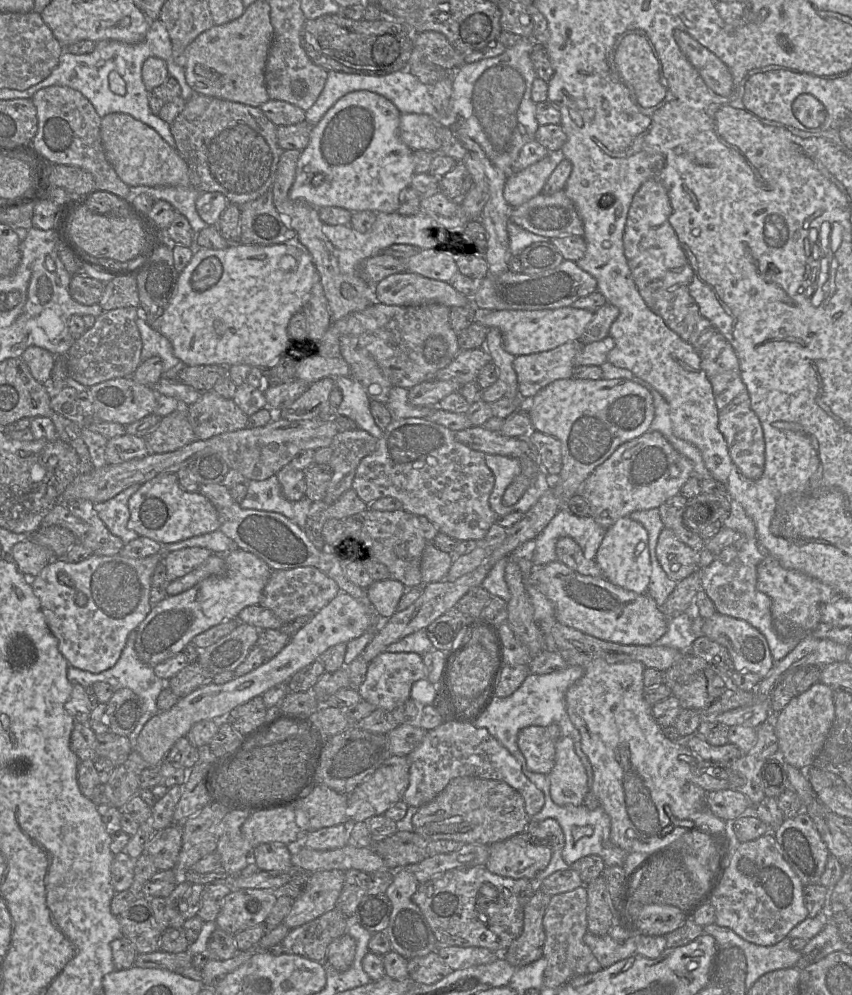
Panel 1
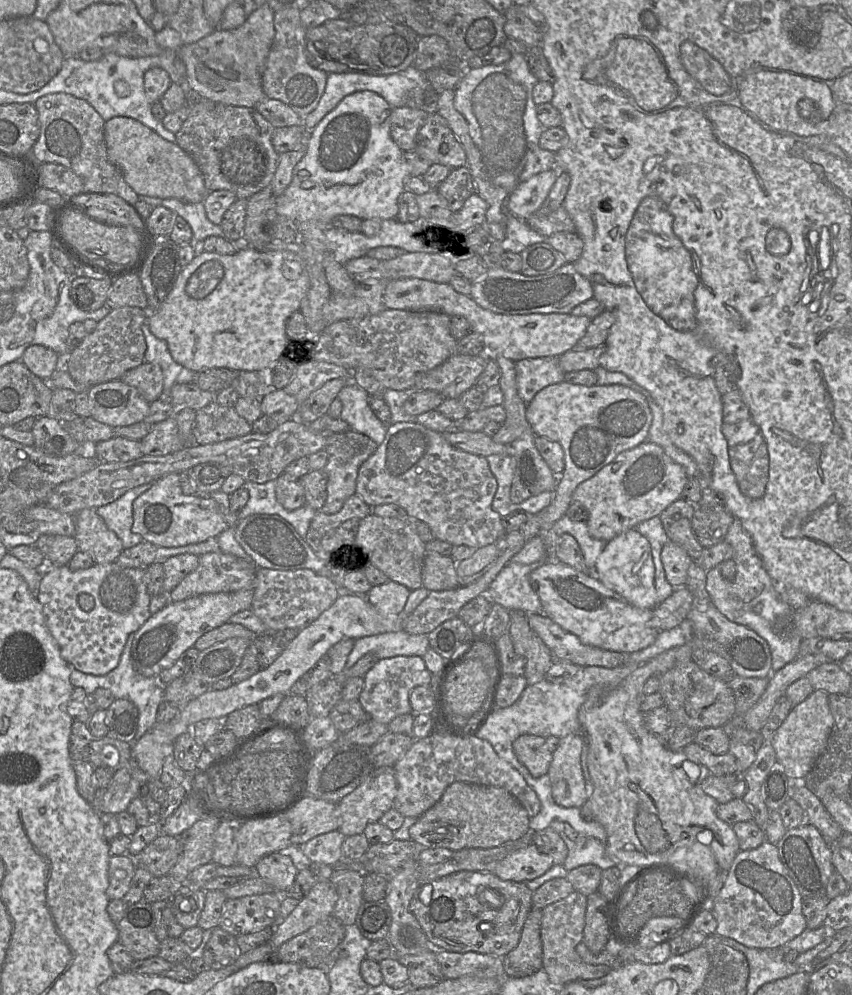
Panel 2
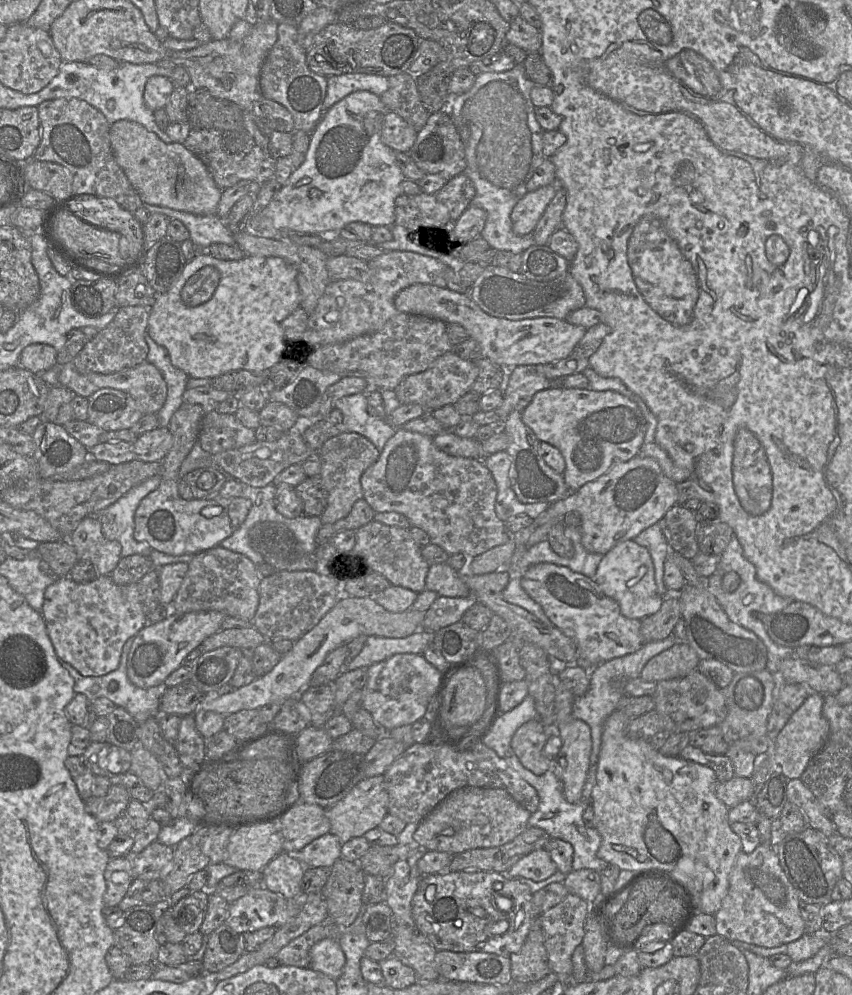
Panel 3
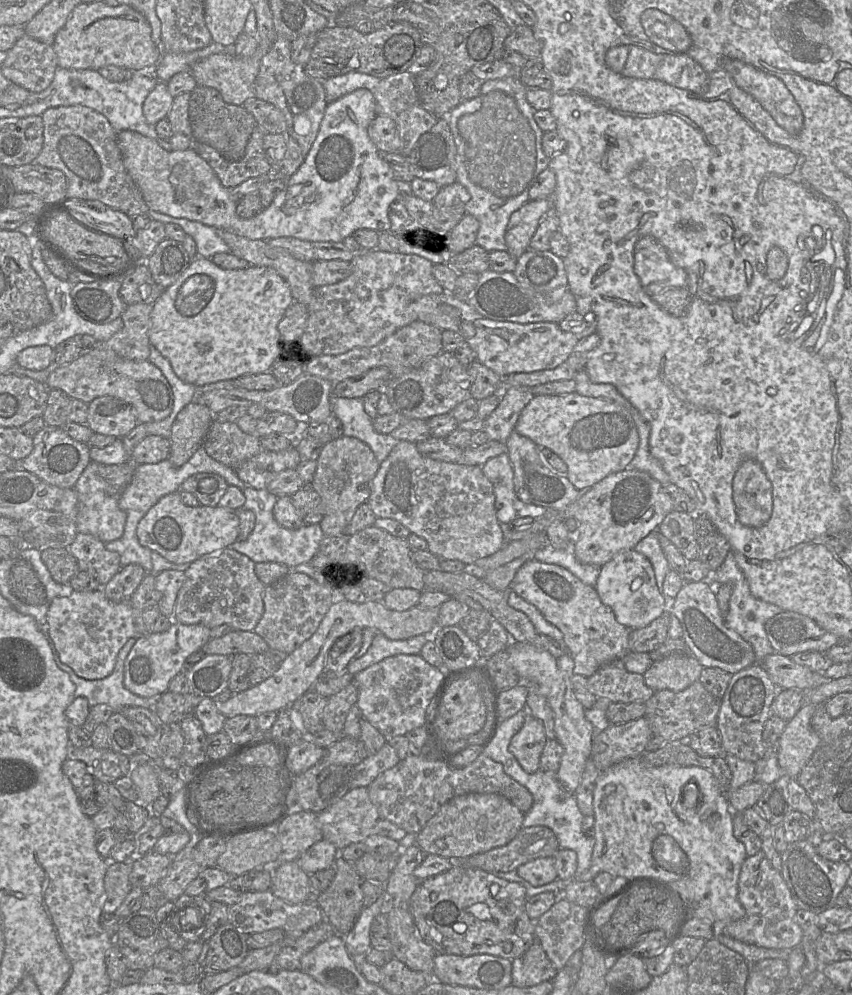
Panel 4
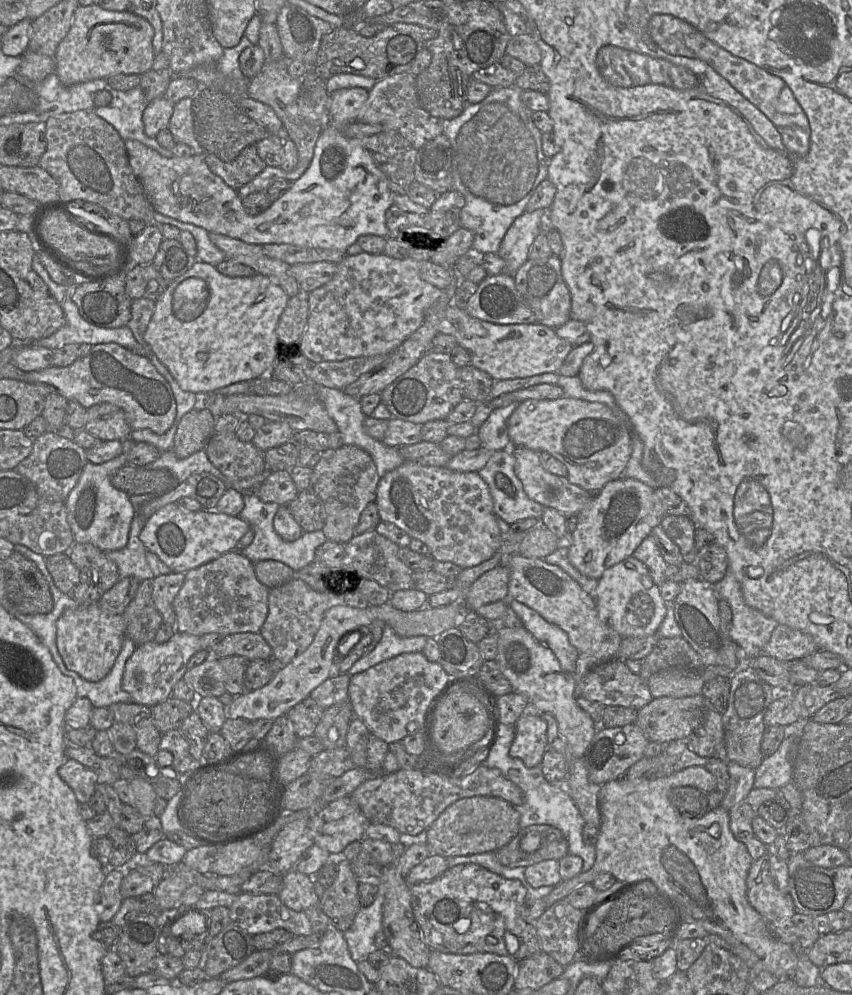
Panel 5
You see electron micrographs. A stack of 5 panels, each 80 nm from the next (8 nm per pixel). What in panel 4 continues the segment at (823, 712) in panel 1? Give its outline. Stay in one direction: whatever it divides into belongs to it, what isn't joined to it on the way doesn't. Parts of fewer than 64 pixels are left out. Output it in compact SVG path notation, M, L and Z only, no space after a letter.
M804 704L787 722L778 740L778 764L789 778L797 777L819 745L819 736L811 727L816 708L814 704Z

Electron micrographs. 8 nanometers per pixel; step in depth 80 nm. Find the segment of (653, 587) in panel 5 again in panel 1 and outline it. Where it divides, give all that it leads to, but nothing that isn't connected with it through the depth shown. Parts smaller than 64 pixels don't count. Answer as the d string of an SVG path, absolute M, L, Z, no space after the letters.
M629 516L618 519L605 533L596 555L603 577L614 585L638 594L647 594L651 576L648 532Z

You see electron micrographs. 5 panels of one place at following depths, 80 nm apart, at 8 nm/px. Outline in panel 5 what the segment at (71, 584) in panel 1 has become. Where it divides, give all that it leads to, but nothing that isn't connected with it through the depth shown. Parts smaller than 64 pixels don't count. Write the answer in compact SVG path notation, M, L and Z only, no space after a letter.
M98 603L66 610L56 623L56 645L65 666L88 682L99 682L111 671L125 638L125 615L104 612Z

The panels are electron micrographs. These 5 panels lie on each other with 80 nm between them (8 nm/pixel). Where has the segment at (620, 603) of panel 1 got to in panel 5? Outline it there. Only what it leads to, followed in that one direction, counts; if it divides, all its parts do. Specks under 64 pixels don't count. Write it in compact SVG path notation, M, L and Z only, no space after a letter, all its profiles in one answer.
M519 553L513 554L509 558L507 566L510 569L509 588L507 597L502 601L510 605L513 599L517 600L532 608L548 622L559 626L567 633L570 643L579 653L573 674L576 680L582 679L597 664L616 658L622 636L602 620L597 610L595 598L584 591L580 584L568 573L557 565L548 564L541 558L528 558Z

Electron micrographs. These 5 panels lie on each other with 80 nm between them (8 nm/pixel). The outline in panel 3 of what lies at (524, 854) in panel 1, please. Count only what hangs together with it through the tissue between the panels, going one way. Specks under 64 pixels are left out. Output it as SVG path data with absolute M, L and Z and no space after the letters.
M545 849L534 850L522 857L506 873L510 878L525 877L539 882L558 870L556 863Z

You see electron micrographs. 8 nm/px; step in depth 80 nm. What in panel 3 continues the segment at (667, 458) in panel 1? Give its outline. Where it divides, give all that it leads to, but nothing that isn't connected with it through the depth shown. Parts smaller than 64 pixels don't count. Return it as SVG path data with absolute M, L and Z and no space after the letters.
M637 455L629 461L613 465L605 474L596 480L584 484L578 490L569 492L563 499L550 504L547 510L542 512L530 526L515 533L513 539L516 547L526 546L528 538L539 526L551 520L563 522L563 518L567 513L575 511L580 514L582 519L580 532L583 546L591 553L604 555L617 544L627 540L634 540L643 530L658 523L666 512L677 504L678 490L676 485L677 483L664 475L655 459Z

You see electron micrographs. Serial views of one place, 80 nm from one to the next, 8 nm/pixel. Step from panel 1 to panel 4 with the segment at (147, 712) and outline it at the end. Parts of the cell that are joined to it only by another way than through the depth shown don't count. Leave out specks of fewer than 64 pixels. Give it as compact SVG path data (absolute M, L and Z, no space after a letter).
M134 637L130 638L125 643L125 645L122 647L122 649L118 653L117 662L116 662L116 665L115 665L114 670L111 673L111 675L109 675L106 678L100 679L100 680L85 680L85 679L79 677L72 670L72 668L70 668L66 664L64 664L60 660L60 658L54 648L53 648L53 653L54 653L54 657L55 657L58 667L61 670L63 670L64 672L66 672L70 676L72 682L75 684L75 686L76 686L75 696L76 697L79 697L79 696L85 697L88 700L90 707L93 707L97 704L107 704L114 710L114 712L120 711L125 707L144 707L144 708L153 708L154 709L154 700L155 699L147 699L147 698L140 697L136 694L133 694L129 690L127 690L124 686L125 661L126 661L126 658L127 658L129 652L135 645L135 643L136 643L136 638L134 638Z

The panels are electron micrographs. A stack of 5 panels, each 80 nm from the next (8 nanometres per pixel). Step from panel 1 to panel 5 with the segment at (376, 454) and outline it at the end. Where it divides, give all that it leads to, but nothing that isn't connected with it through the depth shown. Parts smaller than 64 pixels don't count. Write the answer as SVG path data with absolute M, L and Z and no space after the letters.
M405 461L380 477L375 503L381 521L390 522L430 549L434 560L452 562L463 569L490 559L501 547L504 535L499 529L493 498L478 472L456 472L441 466L422 466Z

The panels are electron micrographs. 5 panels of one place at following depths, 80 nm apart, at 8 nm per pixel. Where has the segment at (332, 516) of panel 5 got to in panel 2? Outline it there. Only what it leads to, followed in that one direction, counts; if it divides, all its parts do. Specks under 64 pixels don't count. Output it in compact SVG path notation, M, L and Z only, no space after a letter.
M354 430L327 436L324 446L328 454L328 461L324 468L328 477L327 499L321 509L322 512L326 514L339 512L344 502L356 493L356 479L359 468L365 460L376 452L377 448L378 445L371 438Z

